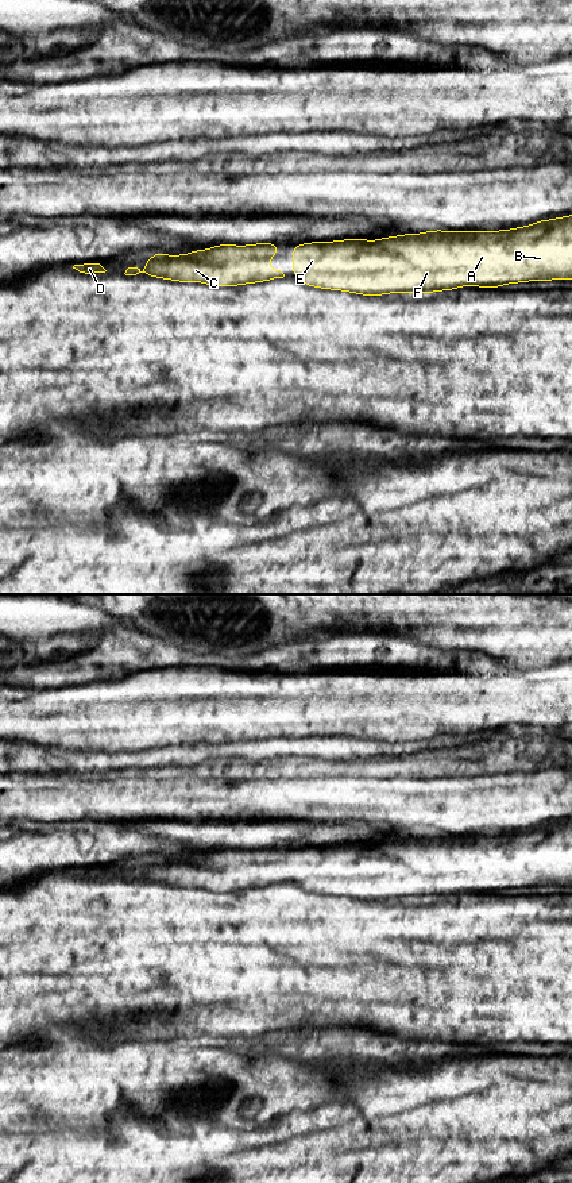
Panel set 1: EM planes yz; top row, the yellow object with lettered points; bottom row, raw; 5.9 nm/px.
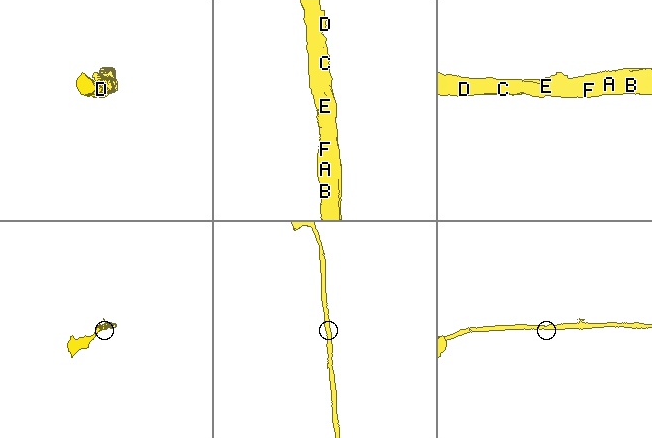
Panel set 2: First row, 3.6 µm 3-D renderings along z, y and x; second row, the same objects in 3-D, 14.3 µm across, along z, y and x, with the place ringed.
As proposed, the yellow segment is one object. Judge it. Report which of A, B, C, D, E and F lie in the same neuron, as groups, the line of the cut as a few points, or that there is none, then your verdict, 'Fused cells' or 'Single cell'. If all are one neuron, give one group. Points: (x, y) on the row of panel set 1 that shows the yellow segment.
Groups: A B C D E F. No split. Single cell

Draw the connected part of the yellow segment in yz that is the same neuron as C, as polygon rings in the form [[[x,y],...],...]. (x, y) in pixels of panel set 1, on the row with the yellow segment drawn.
[[[275,243],[248,246],[221,244],[190,254],[165,255],[161,250],[151,255],[143,270],[128,267],[125,275],[144,273],[150,277],[179,282],[204,282],[210,286],[239,286],[283,278],[281,270],[268,267],[268,261],[282,248]]]

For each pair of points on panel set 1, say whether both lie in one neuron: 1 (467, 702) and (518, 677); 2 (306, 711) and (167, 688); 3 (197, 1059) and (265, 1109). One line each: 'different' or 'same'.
1: same
2: same
3: same

